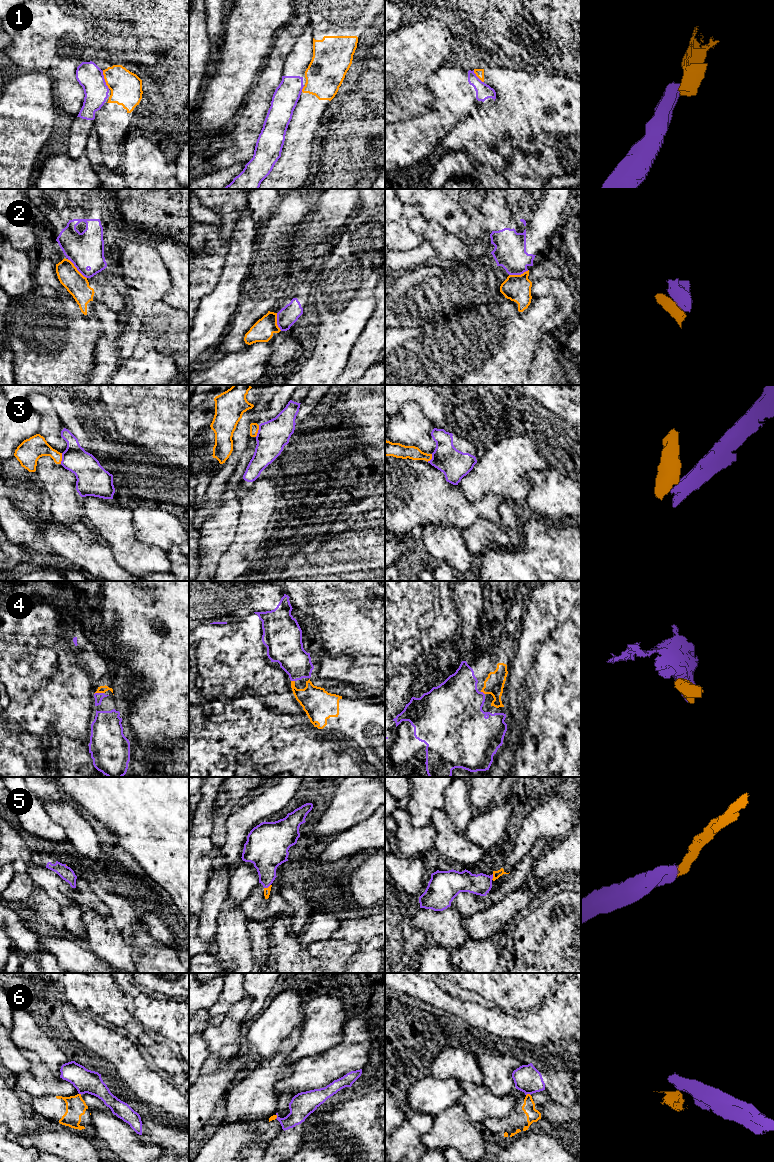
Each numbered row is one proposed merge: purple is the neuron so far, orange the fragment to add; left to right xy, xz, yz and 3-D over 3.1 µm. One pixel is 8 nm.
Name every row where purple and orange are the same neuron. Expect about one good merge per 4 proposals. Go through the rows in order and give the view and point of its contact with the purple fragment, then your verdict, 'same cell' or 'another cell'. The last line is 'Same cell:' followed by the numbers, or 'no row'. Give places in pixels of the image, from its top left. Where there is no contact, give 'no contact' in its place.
1: xy (104, 80) | another cell
2: xy (76, 267) | another cell
3: xz (258, 431) | another cell
4: xy (98, 693) | same cell
5: xz (267, 887) | same cell
6: yz (528, 1093) | another cell
Same cell: 4, 5

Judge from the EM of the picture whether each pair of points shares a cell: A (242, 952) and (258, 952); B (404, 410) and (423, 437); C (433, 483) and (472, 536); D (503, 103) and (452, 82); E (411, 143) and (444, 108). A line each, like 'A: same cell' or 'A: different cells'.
A: different cells
B: same cell
C: different cells
D: different cells
E: same cell

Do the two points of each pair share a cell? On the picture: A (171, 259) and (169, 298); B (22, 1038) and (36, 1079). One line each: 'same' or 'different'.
A: same
B: different

